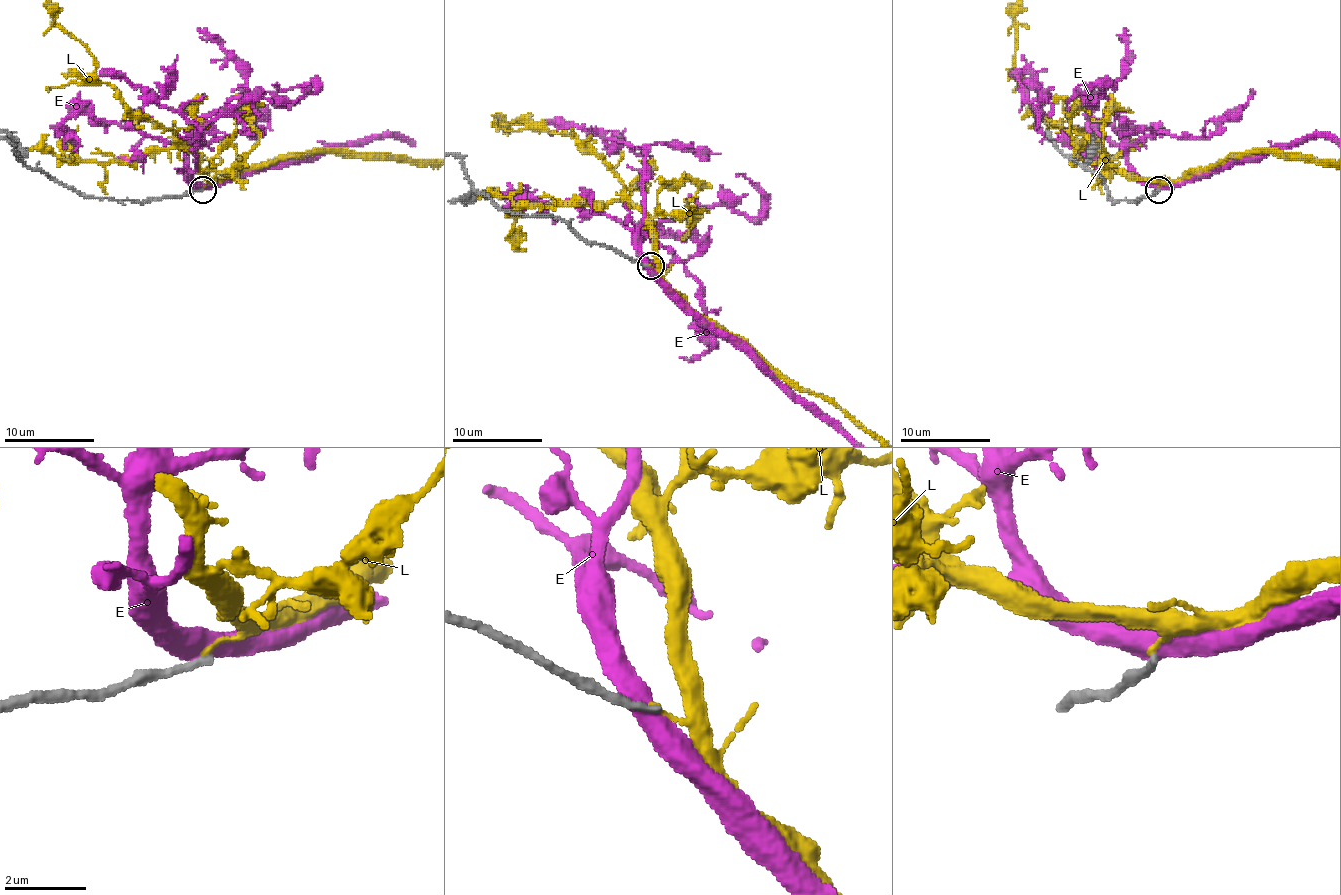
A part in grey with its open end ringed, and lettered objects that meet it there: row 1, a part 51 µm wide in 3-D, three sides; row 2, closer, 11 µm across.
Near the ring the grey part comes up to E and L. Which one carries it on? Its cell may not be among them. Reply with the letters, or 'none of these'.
none of these

